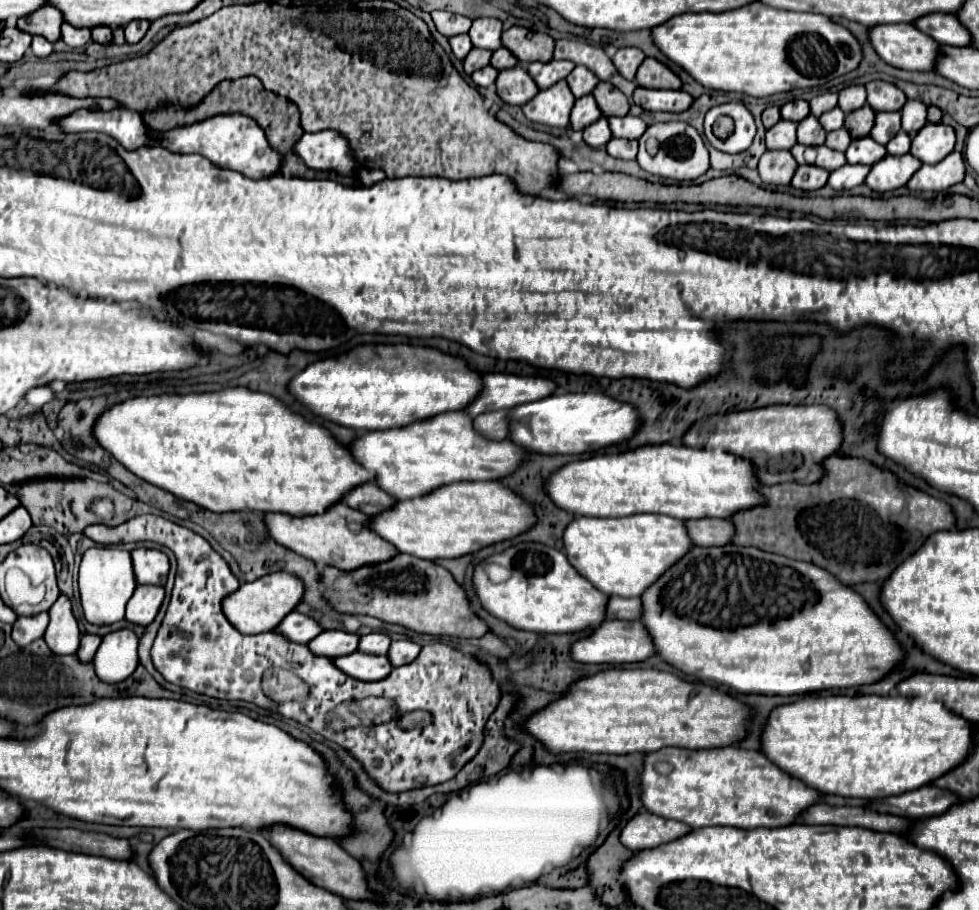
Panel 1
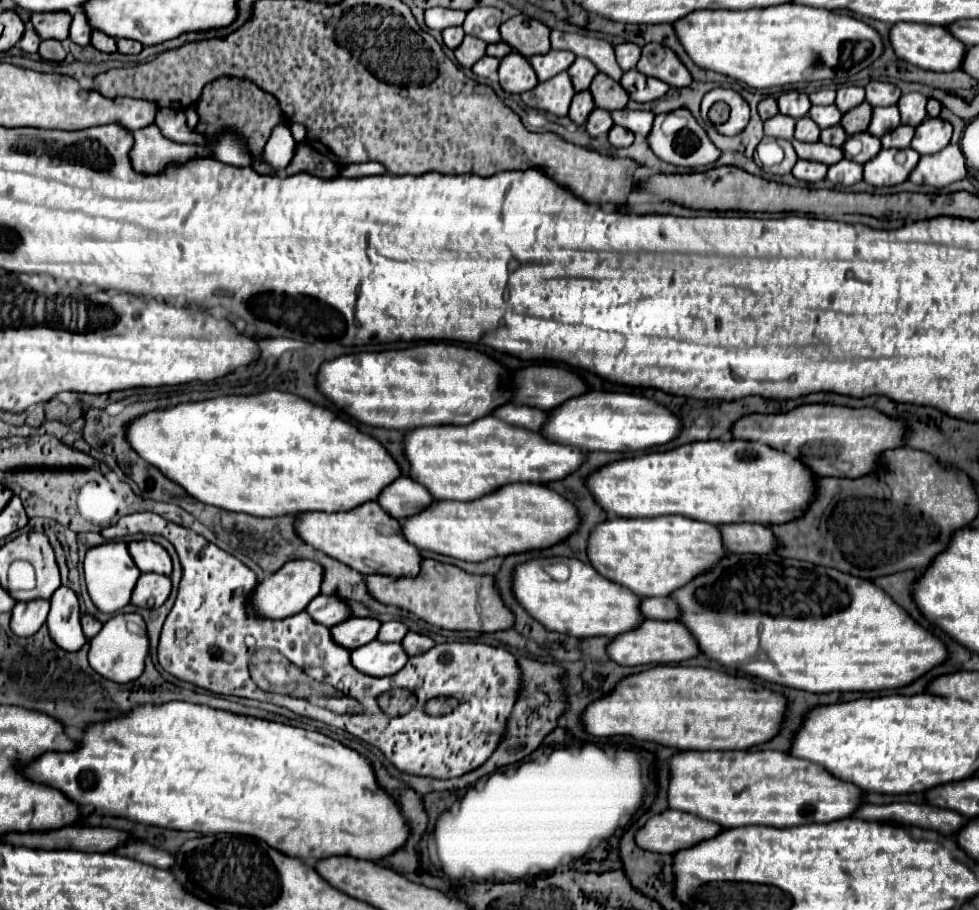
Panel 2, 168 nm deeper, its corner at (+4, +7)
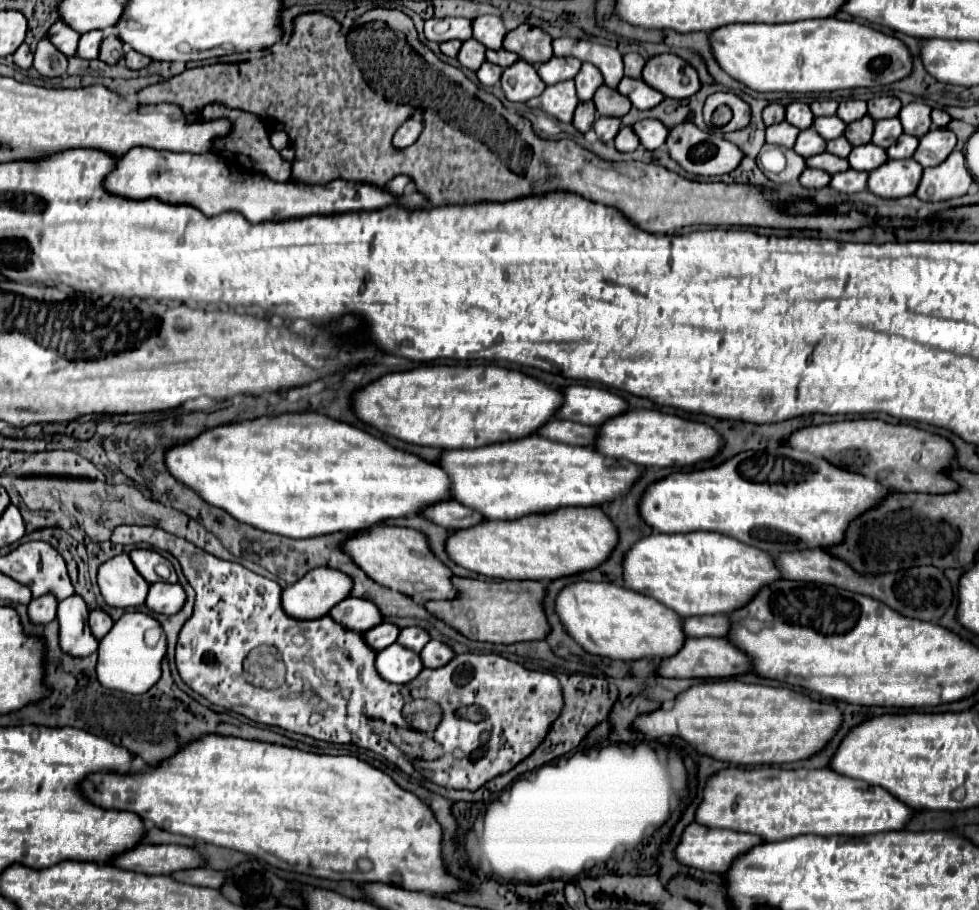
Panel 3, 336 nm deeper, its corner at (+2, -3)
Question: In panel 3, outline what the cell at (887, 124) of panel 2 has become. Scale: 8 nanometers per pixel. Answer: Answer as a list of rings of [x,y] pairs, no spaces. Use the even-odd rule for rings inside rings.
[[[897,117],[893,119],[881,119],[881,121],[875,121],[875,133],[873,133],[873,143],[887,149],[891,147],[897,137],[903,133],[903,127],[901,127],[901,121]]]

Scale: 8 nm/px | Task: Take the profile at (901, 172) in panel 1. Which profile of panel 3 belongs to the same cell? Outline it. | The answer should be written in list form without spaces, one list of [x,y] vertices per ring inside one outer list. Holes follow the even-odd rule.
[[[915,159],[887,161],[869,173],[869,191],[885,199],[913,195],[921,181],[921,173],[923,167],[917,165]]]

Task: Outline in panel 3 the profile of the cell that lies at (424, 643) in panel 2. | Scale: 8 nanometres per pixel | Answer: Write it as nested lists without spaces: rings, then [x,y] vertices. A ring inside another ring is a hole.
[[[429,641],[425,645],[425,649],[421,651],[421,659],[425,663],[425,667],[429,669],[437,669],[437,667],[443,667],[445,663],[449,663],[451,659],[455,657],[453,649],[441,641]]]

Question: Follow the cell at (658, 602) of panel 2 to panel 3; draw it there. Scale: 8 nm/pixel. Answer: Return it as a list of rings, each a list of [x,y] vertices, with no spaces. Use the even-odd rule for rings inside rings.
[[[725,615],[685,617],[683,627],[689,637],[727,637],[731,631],[731,621]]]

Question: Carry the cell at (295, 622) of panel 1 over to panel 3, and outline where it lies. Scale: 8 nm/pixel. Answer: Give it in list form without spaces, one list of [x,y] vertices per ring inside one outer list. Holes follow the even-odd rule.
[[[347,597],[341,601],[333,611],[329,613],[337,623],[355,629],[355,631],[369,631],[371,627],[379,625],[383,621],[383,615],[377,611],[375,603],[369,603],[365,599]]]

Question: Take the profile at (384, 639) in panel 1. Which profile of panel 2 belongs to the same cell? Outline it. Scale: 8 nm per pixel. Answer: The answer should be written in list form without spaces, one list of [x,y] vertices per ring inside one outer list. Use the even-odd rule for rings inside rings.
[[[389,621],[389,623],[383,623],[379,633],[377,633],[377,639],[383,641],[383,643],[399,643],[407,633],[407,627],[399,621]]]

